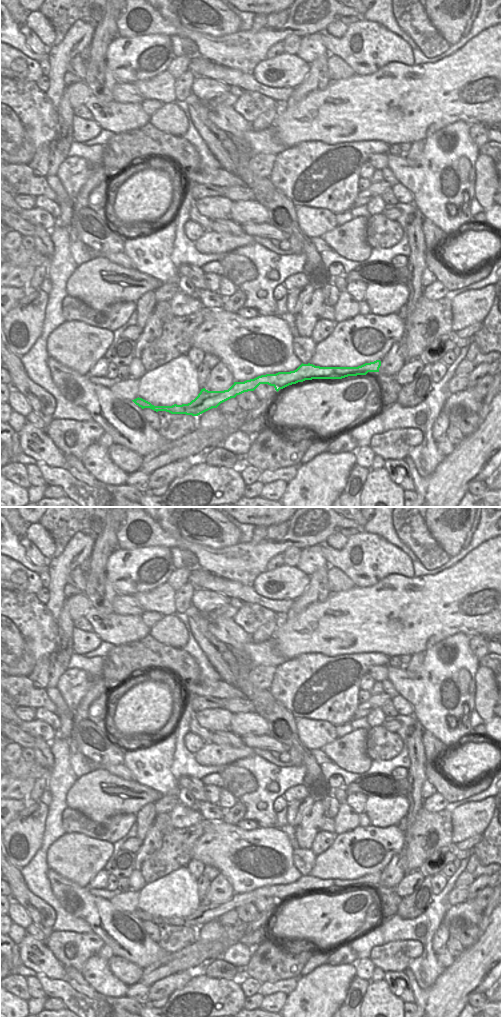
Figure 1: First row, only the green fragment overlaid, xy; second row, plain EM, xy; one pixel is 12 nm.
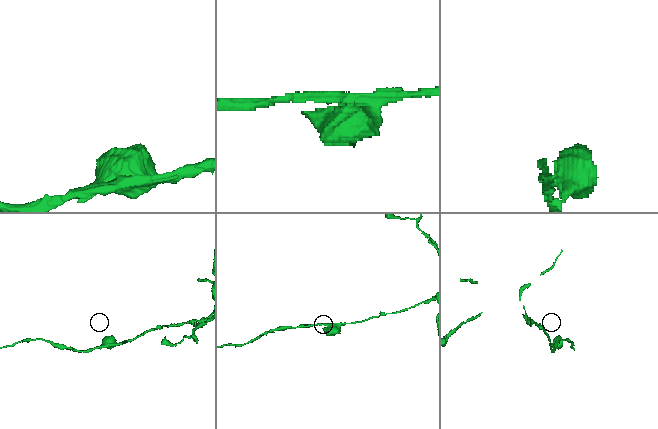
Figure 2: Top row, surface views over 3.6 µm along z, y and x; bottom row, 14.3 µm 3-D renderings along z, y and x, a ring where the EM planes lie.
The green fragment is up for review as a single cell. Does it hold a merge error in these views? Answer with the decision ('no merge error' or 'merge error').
no merge error

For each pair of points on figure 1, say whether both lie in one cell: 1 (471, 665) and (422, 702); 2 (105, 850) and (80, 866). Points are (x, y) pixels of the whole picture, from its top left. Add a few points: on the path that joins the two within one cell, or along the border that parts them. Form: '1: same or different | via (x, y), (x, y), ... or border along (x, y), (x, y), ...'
1: same | via (458, 665), (435, 689)
2: same | via (99, 851), (92, 854), (86, 860)

